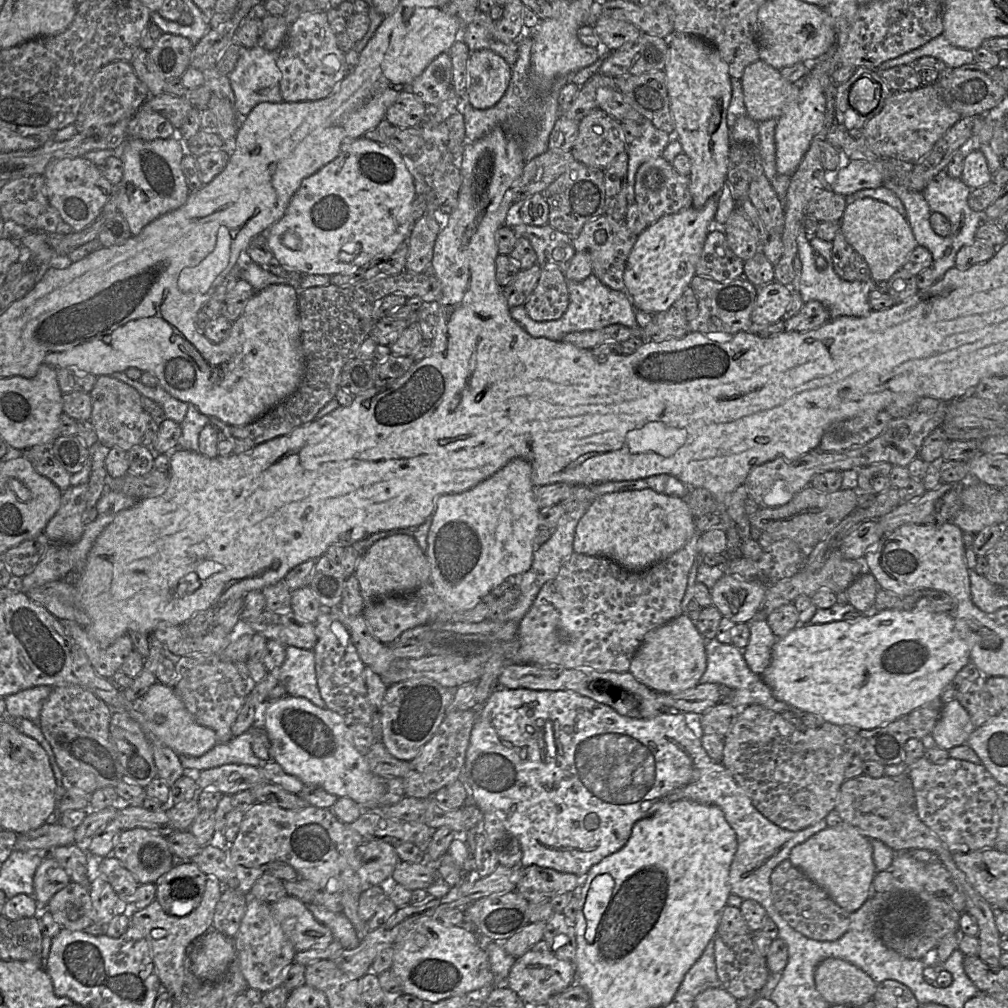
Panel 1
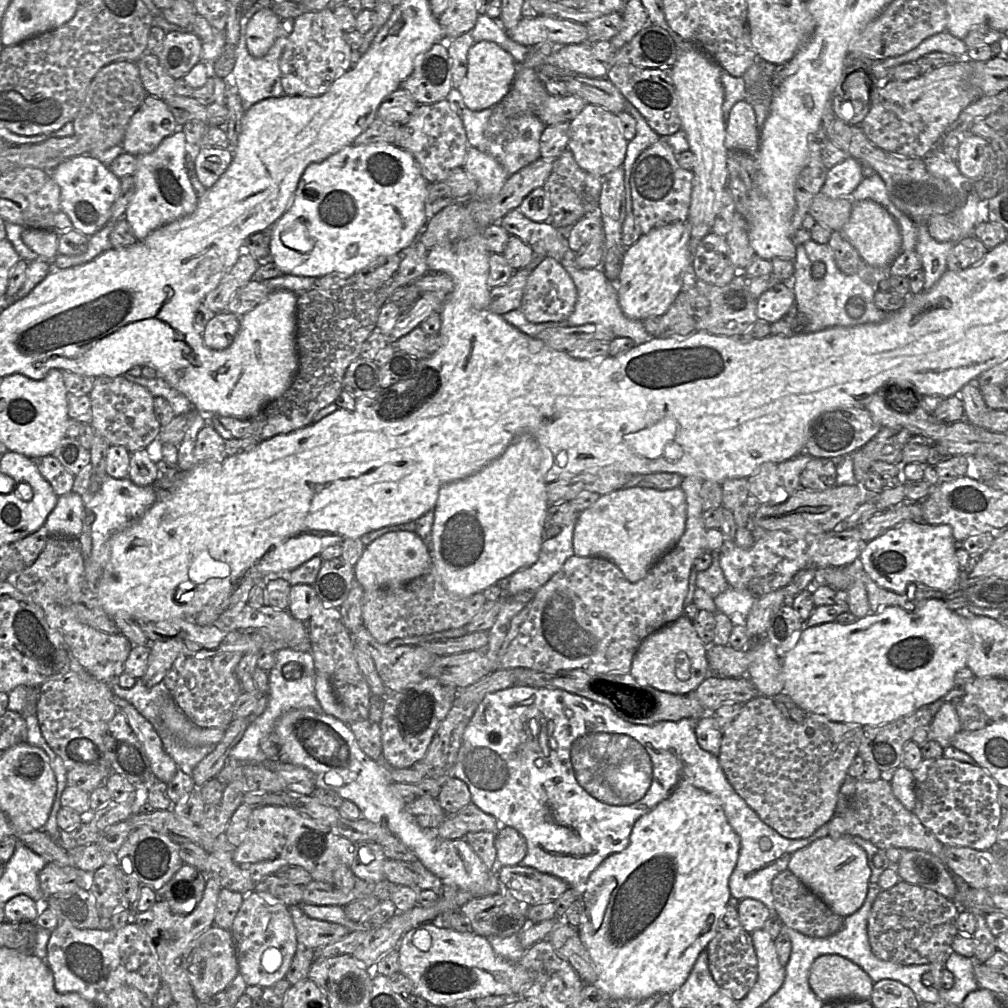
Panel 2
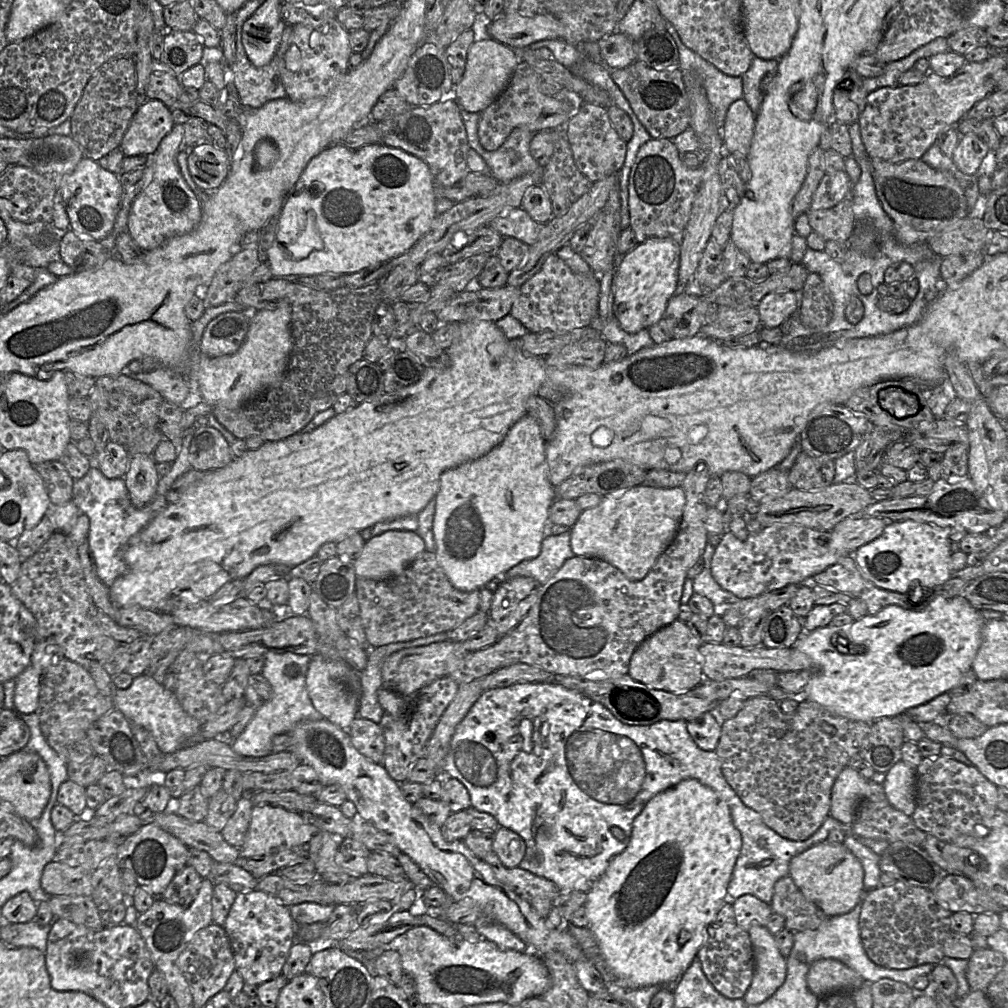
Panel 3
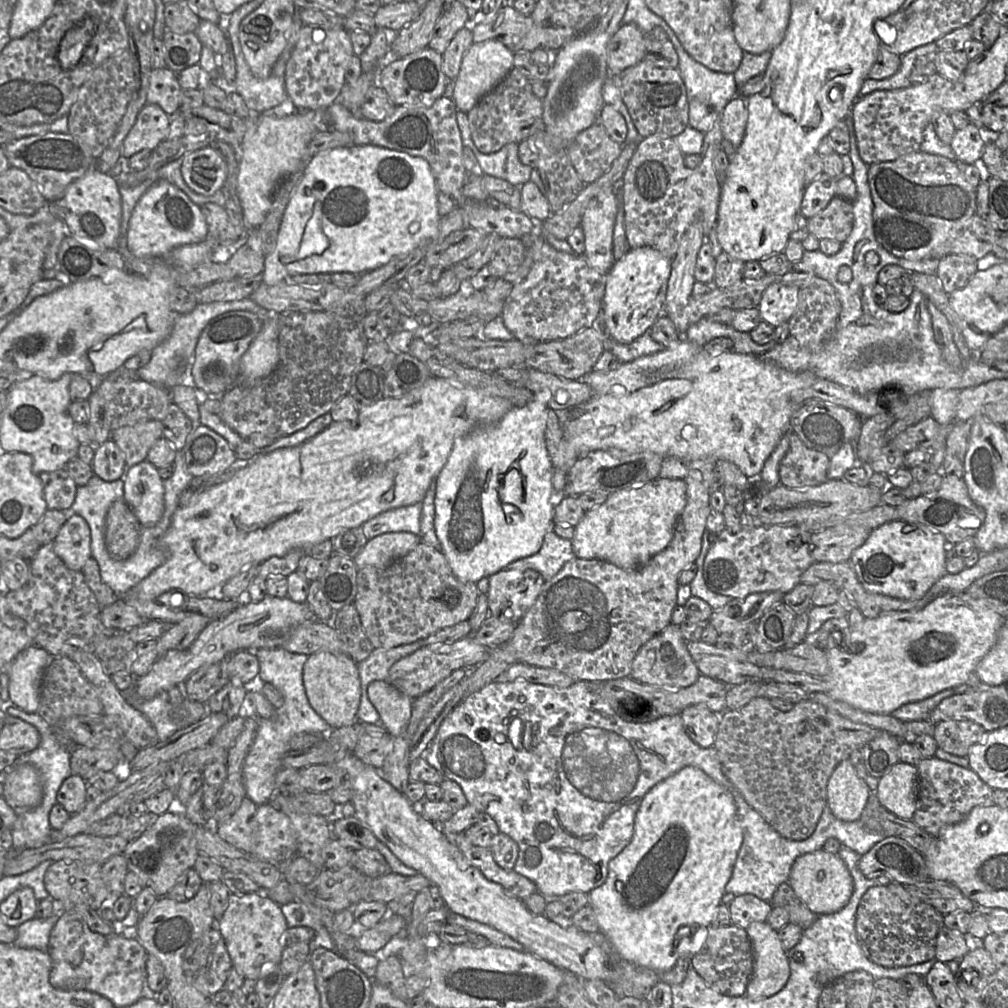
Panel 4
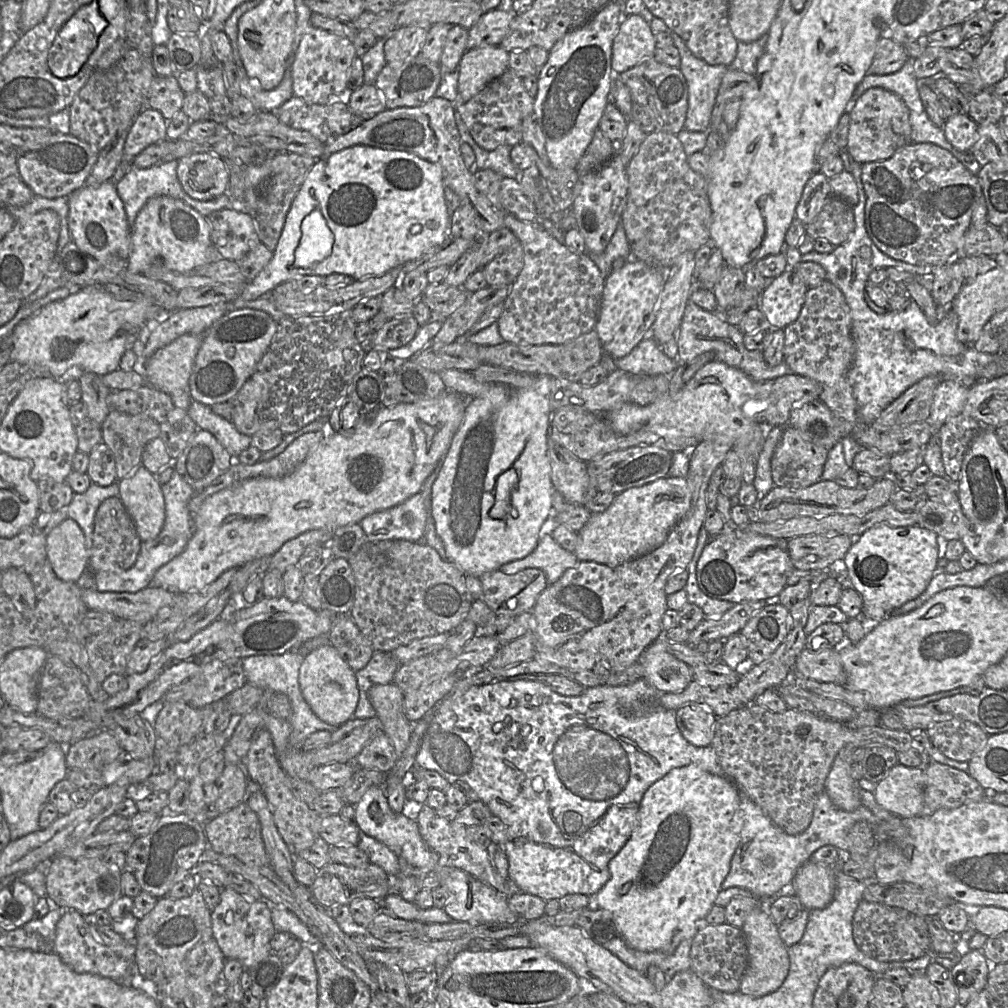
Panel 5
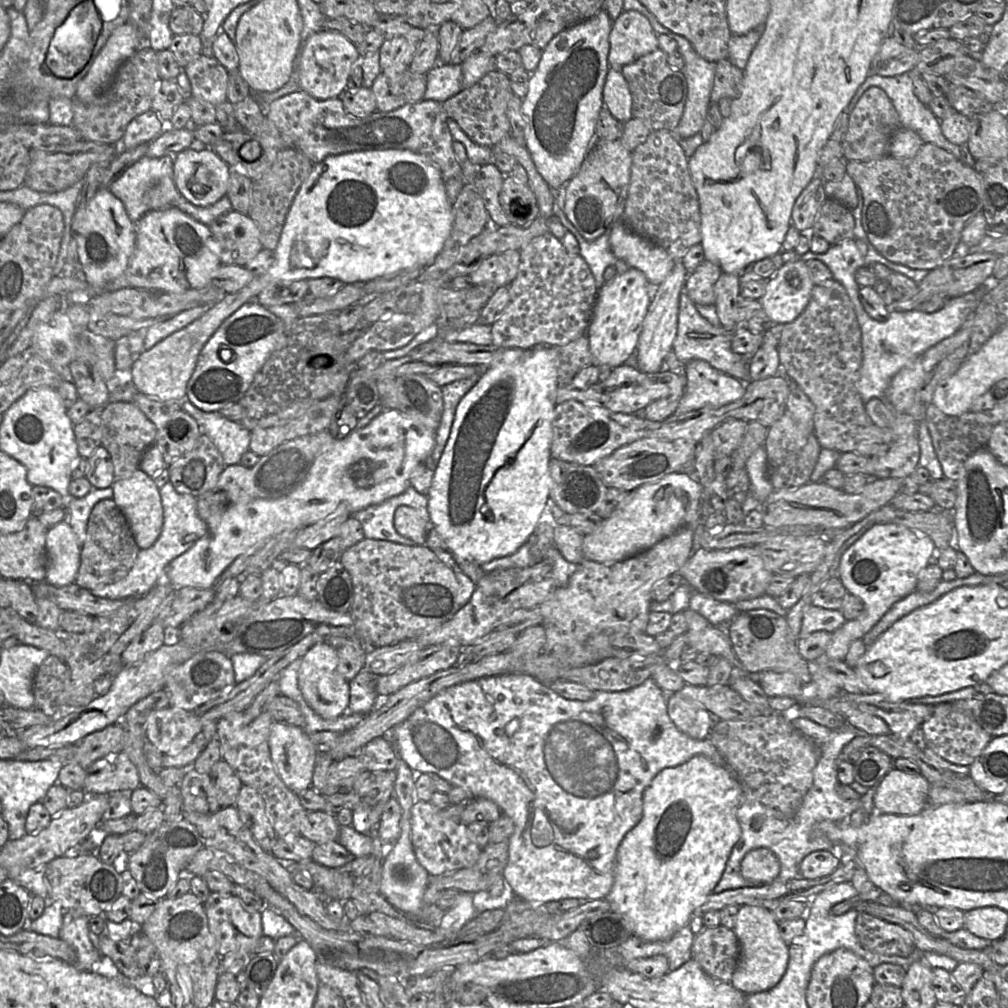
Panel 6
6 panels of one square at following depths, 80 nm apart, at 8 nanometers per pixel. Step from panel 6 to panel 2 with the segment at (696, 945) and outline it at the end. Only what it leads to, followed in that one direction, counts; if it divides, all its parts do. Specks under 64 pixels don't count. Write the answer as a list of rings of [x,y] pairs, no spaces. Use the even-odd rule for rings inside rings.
[[[742,927],[718,930],[706,947],[709,970],[716,984],[735,1001],[744,998],[754,986],[757,976],[757,956],[751,935]]]

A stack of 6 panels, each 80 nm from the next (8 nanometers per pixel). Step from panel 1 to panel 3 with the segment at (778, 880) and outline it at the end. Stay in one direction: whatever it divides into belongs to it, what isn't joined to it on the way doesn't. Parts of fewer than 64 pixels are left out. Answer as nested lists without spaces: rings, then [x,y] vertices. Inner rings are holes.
[[[787,875],[774,885],[772,912],[785,919],[785,928],[791,932],[815,930],[827,918],[813,902],[807,900],[802,892]]]

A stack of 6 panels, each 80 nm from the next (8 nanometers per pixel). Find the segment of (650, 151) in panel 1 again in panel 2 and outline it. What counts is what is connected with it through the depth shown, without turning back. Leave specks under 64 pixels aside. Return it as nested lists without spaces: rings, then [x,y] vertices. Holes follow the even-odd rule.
[[[626,100],[627,111],[636,121],[636,135],[628,142],[626,157],[623,163],[624,170],[624,188],[625,188],[625,209],[626,215],[632,214],[632,197],[630,187],[630,174],[632,167],[638,156],[647,148],[652,146],[658,140],[664,138],[657,134],[647,123],[641,113]]]

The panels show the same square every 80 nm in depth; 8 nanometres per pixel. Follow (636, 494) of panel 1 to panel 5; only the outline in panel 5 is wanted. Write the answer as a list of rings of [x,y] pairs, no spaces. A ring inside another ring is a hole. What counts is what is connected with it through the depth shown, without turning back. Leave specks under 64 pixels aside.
[[[665,477],[640,487],[630,488],[614,498],[611,505],[601,513],[593,513],[584,527],[577,532],[574,555],[579,561],[594,561],[615,567],[660,547],[669,533],[685,516],[691,506],[692,492],[686,478]]]

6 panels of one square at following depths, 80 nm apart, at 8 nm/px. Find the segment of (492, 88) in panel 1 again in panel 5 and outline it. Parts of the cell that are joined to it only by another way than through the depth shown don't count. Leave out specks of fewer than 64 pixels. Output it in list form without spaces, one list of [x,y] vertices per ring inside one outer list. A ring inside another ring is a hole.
[[[499,45],[467,49],[458,66],[458,102],[467,102],[508,70],[509,52]]]

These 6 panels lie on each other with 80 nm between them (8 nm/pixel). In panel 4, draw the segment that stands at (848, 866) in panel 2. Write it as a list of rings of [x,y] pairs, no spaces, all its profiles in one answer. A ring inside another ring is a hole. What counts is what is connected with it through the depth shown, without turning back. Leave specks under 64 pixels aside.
[[[819,849],[799,856],[792,865],[789,884],[795,894],[817,915],[833,914],[843,909],[854,890],[853,878],[838,854]]]

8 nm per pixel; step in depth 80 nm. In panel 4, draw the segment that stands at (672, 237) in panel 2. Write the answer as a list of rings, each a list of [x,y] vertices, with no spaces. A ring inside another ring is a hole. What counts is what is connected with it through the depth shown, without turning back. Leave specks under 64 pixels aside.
[[[643,246],[630,249],[614,263],[606,275],[602,311],[608,335],[618,343],[629,344],[649,332],[662,315],[671,274],[672,260],[658,250]]]

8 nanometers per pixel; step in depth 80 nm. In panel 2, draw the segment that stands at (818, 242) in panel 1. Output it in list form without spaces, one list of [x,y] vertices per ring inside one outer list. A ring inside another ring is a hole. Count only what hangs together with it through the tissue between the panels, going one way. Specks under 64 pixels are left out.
[[[813,240],[796,247],[793,265],[795,267],[793,287],[795,305],[801,316],[801,329],[805,327],[804,332],[817,332],[837,326],[852,327],[866,323],[880,323],[887,320],[893,313],[880,310],[874,302],[879,283],[890,277],[889,267],[879,268],[862,263],[857,273],[846,275],[839,270],[833,250],[828,243],[819,244]],[[818,261],[826,266],[825,275],[821,279],[815,279],[811,274],[812,264]],[[855,297],[864,301],[864,313],[858,319],[849,317],[846,309],[849,300]]]

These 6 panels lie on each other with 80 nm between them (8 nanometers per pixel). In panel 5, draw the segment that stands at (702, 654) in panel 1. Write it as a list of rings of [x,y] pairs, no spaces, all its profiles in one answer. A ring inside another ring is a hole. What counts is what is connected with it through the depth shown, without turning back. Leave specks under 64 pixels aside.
[[[659,638],[640,655],[643,678],[659,691],[681,692],[693,681],[693,668],[667,650],[667,640]]]

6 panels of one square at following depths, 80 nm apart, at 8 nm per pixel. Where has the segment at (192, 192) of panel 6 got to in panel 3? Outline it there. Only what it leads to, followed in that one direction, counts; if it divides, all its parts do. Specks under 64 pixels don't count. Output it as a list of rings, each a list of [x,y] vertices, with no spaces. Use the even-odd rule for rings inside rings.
[[[196,144],[188,154],[188,169],[195,184],[203,191],[216,191],[225,181],[230,171],[230,162],[226,150],[220,150],[212,144]]]

